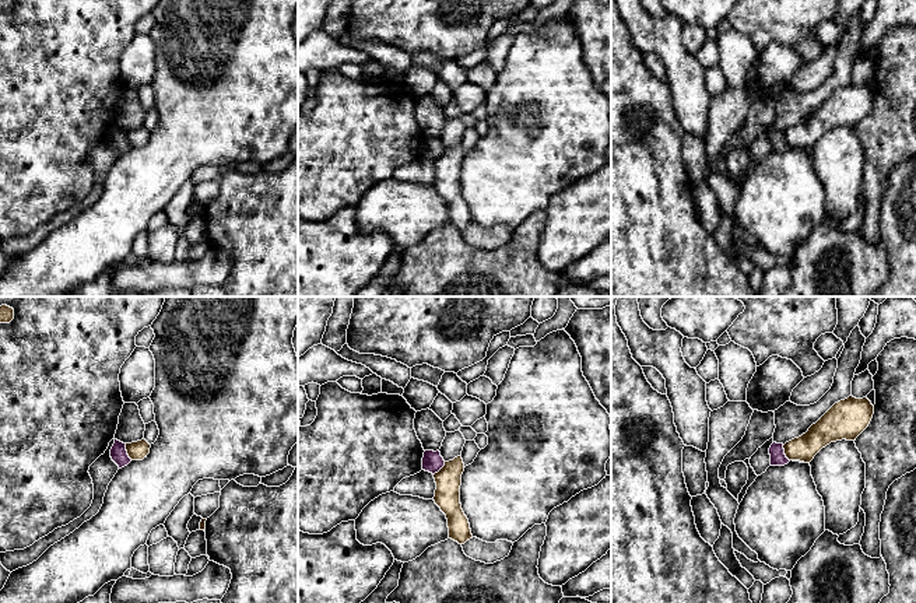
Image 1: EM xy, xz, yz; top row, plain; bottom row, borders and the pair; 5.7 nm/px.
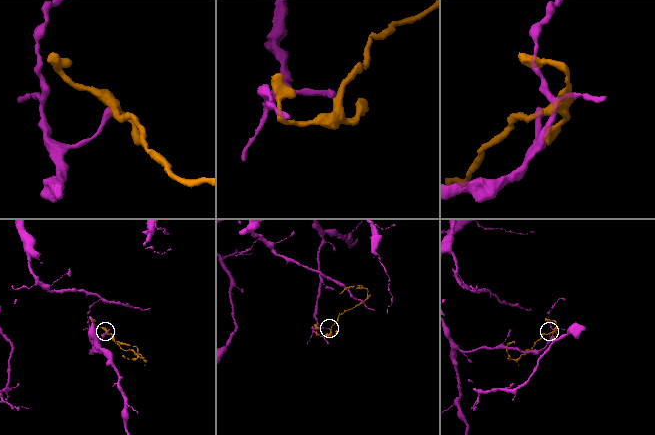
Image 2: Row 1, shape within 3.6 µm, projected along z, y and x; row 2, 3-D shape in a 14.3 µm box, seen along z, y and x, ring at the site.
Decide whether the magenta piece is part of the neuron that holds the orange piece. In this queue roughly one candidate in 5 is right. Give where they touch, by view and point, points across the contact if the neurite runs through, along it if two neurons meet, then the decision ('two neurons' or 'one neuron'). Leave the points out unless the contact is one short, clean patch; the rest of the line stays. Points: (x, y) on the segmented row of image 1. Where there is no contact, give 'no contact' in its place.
meets orange in xy at (127, 452); border along xy (125, 444), (126, 453), (132, 459); two neurons

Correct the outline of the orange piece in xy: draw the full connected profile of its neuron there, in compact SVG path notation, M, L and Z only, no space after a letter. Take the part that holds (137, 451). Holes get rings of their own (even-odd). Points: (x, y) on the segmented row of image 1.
M145 441L126 444L127 455L131 460L143 460L150 453L151 445Z

